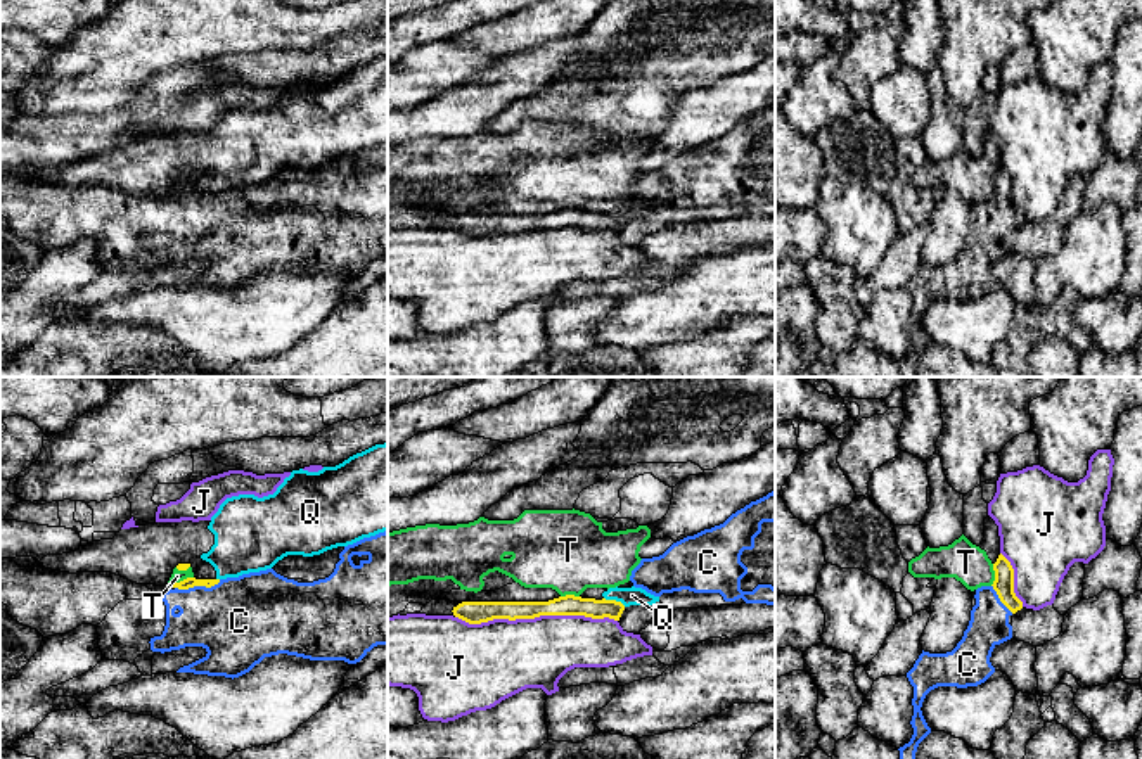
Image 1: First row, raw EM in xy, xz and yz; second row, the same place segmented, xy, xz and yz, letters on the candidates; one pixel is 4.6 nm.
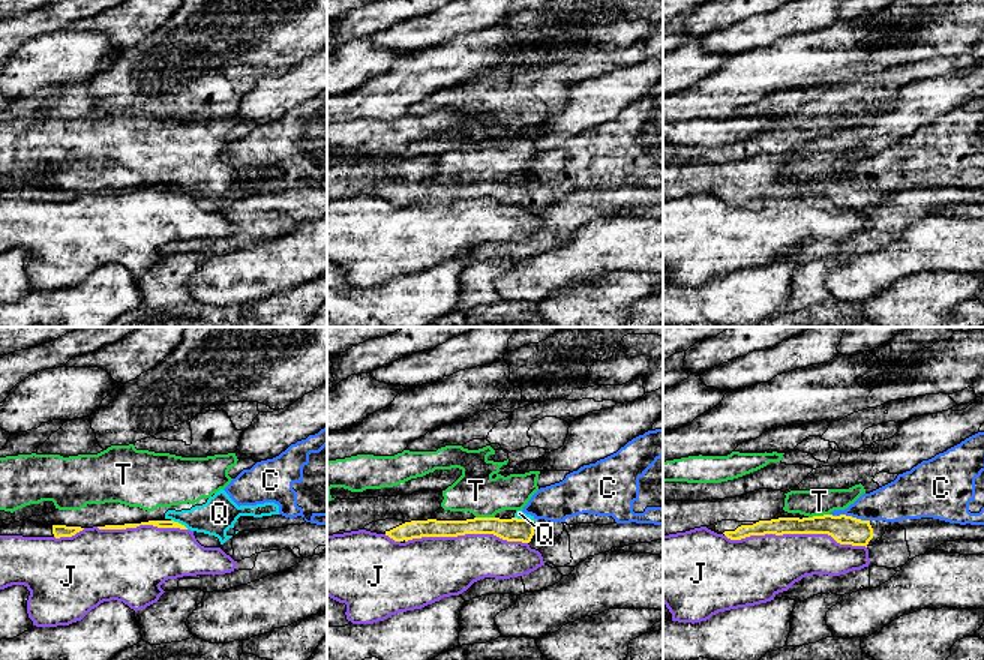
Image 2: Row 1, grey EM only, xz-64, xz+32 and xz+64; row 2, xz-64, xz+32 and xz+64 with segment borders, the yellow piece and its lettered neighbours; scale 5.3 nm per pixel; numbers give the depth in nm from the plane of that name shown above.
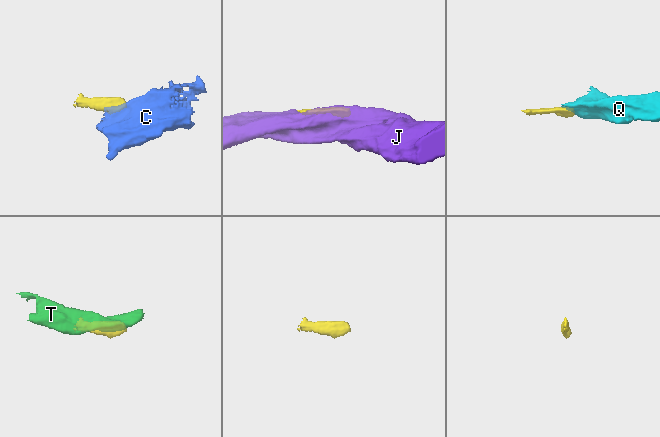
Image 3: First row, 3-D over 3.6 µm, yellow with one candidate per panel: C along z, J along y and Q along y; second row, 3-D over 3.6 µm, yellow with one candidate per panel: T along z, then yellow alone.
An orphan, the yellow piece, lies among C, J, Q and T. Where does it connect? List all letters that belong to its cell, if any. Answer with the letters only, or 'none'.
C

